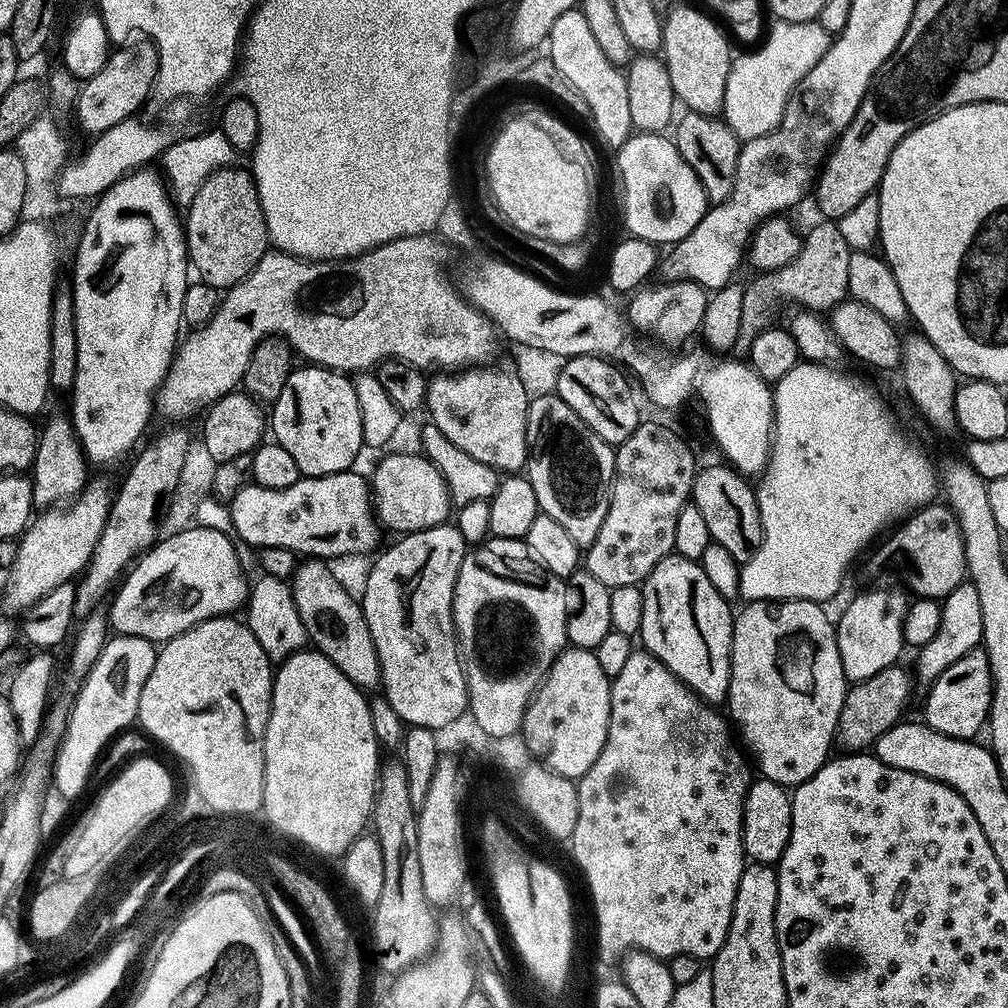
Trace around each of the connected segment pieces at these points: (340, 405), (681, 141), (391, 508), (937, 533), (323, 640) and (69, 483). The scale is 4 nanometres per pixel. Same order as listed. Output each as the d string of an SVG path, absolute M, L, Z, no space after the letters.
M319 366L297 367L286 378L286 386L282 386L282 394L271 405L270 432L273 432L275 443L282 446L282 450L290 453L290 458L298 462L301 477L329 476L335 472L346 472L359 454L360 448L365 447L362 434L362 414L358 410L358 396L356 385L345 373L333 372L331 368Z
M685 111L683 115L684 117L681 120L679 117L674 124L678 154L682 154L690 170L698 174L698 182L702 182L709 201L712 204L720 204L726 198L730 198L734 190L734 174L738 170L738 154L742 141L732 133L730 126L725 124L720 116L707 116L689 111Z
M396 452L388 456L370 475L374 515L385 529L395 534L421 532L445 523L453 515L454 505L442 474L422 454L411 456Z
M940 502L928 504L907 517L892 534L893 536L869 558L870 571L897 572L904 579L903 587L913 597L921 600L943 601L945 596L965 583L967 562L963 534L955 514L949 507Z
M304 558L297 563L296 572L290 581L294 606L298 606L298 618L302 618L302 626L306 626L306 634L311 647L317 652L321 652L350 682L354 682L361 690L376 690L381 687L380 663L378 654L374 650L374 638L370 638L370 626L366 626L364 610L359 599L351 596L349 589L339 584L332 573L331 567L319 558Z
M67 415L50 417L45 422L44 429L39 429L36 456L30 469L36 508L47 510L79 497L89 479L87 467L89 468L89 465L86 463L84 450L80 446L80 439L76 436L71 419Z

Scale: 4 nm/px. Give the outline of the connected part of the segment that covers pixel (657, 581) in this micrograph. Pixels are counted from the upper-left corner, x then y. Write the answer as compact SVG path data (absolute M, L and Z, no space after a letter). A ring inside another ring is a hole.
M667 556L650 570L642 585L642 626L638 640L643 651L666 666L676 679L713 706L727 701L731 678L731 638L734 612L714 590L699 562Z

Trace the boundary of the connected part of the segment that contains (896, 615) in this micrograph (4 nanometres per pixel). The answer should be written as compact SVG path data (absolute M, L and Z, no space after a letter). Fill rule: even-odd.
M903 587L872 588L856 596L844 608L840 620L835 621L838 654L847 679L855 682L874 678L878 670L886 670L897 663L900 651L905 651L904 619L908 613L910 596Z

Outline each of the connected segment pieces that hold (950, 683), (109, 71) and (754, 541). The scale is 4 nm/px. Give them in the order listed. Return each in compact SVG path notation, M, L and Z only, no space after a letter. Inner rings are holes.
M983 647L970 650L965 656L958 658L958 662L954 662L954 666L947 668L946 671L930 685L927 692L928 697L924 700L923 723L929 724L934 730L938 730L942 734L953 736L954 738L971 740L979 737L981 735L979 733L980 730L982 732L982 729L988 723L992 698L991 666Z
M151 42L120 46L109 55L102 70L89 80L83 81L80 96L77 98L74 117L80 123L80 128L89 134L105 132L110 126L118 126L118 122L131 120L144 104L148 95L153 95L154 85L160 74L160 56L156 45ZM128 47L129 48L124 48ZM120 48L120 49L118 49Z
M727 463L712 464L709 468L701 467L692 483L691 503L702 510L702 518L710 530L713 541L723 546L737 564L743 565L762 546L762 518L758 510L755 487L735 468Z

